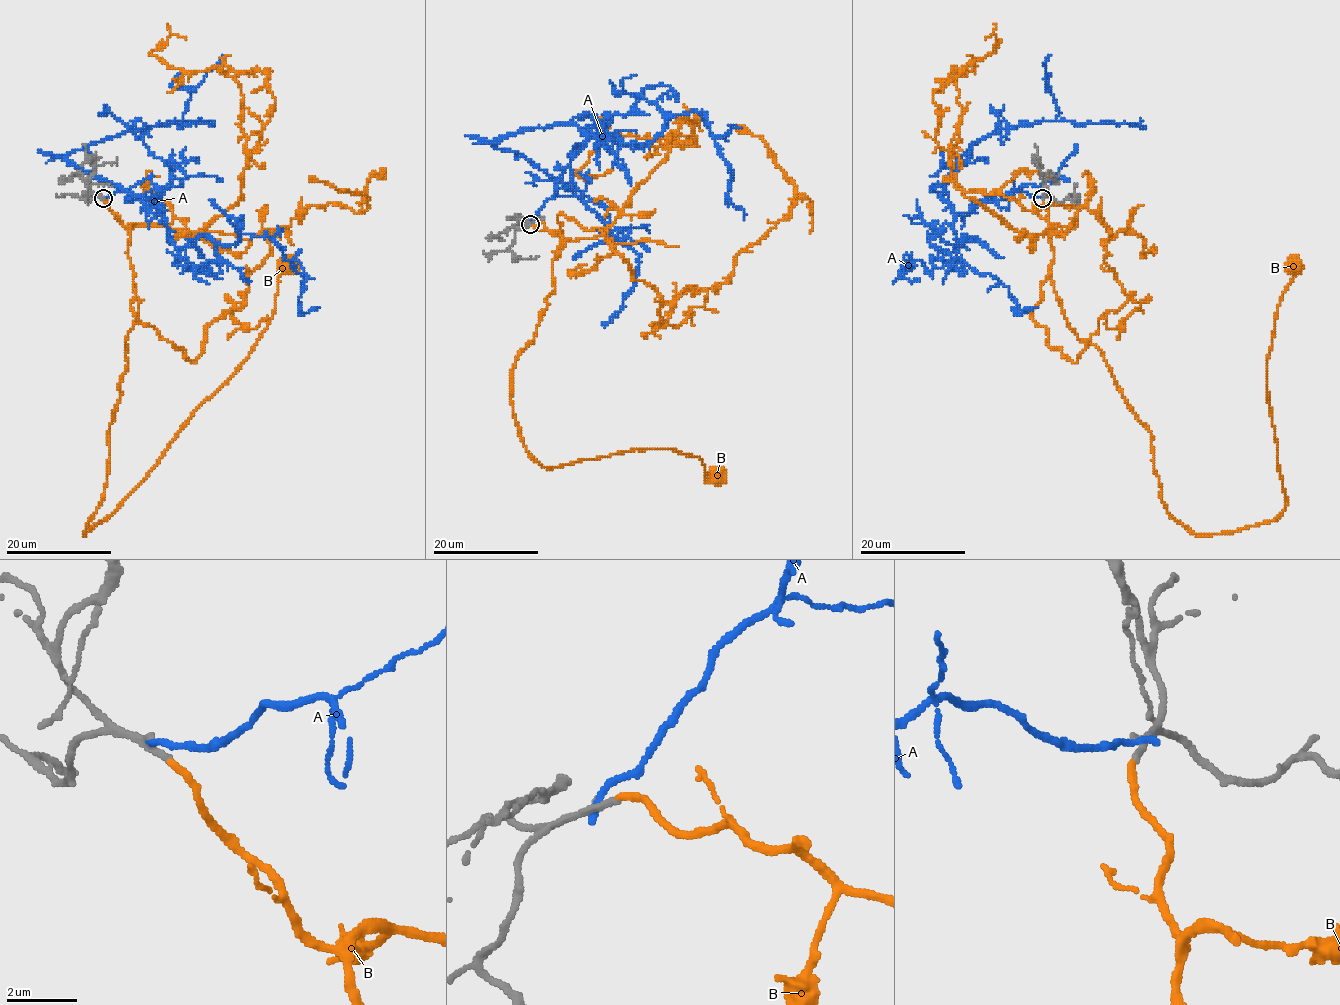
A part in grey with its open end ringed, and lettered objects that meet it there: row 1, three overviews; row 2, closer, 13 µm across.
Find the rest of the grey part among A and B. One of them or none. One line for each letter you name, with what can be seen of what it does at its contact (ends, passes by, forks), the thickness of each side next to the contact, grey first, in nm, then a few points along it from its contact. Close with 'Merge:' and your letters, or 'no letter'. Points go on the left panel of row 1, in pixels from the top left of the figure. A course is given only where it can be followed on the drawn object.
B: it ends | 190/180 nm | via (102, 199), (129, 232), (137, 312), (107, 431), (103, 498), (83, 534), (244, 360), (290, 267)
Merge: B

